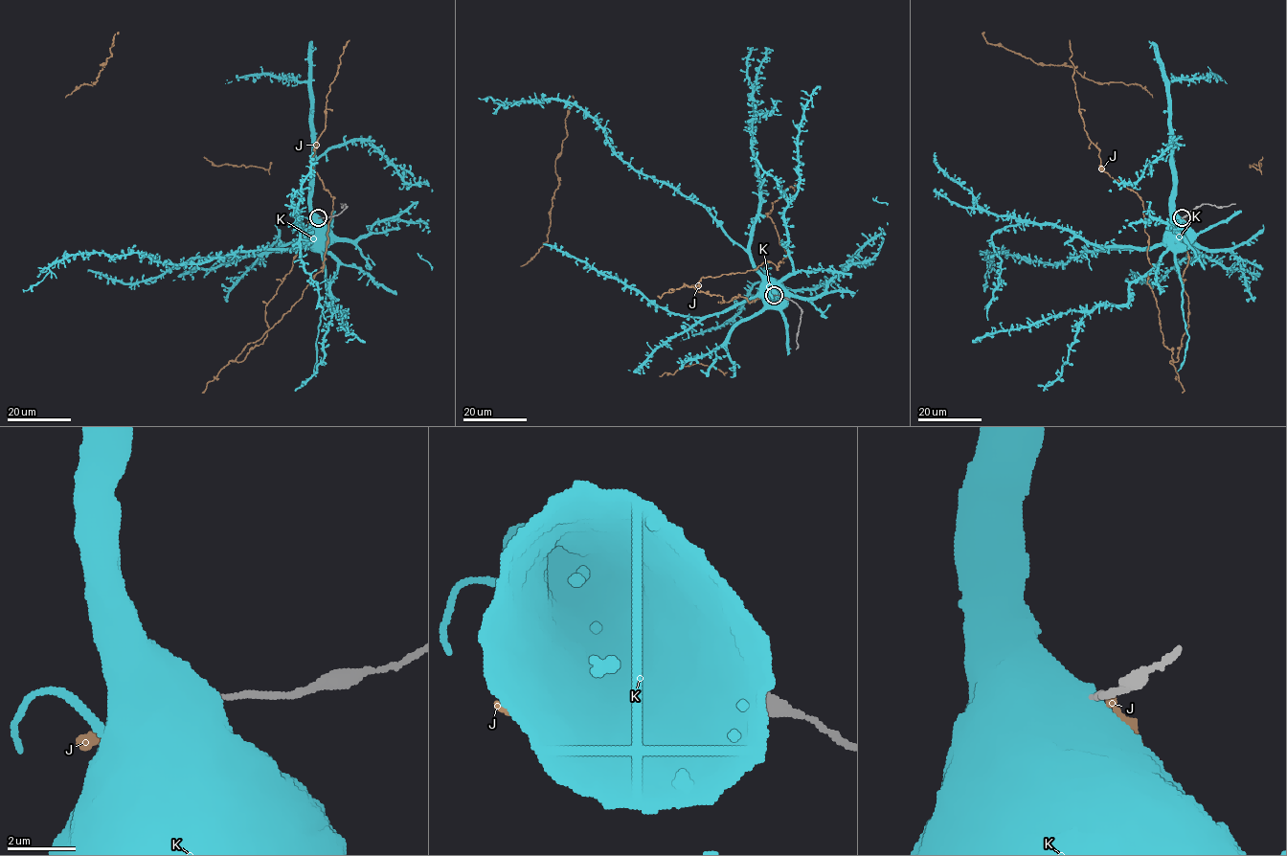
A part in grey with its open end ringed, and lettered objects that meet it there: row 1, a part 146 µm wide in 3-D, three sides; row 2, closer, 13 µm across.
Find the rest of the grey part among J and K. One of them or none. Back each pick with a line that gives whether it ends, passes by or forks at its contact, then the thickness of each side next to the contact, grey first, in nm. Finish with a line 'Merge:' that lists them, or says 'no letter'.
J: It ends there. Thickness 180 nm (grey) against 190 nm
Merge: J

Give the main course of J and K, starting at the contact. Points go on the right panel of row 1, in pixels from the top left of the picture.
J: (1182, 217), (1188, 321), (1173, 362), (1147, 283), (1153, 269), (1142, 201), (1102, 169), (1079, 110), (1069, 40)
K: (1181, 217), (1163, 238)

